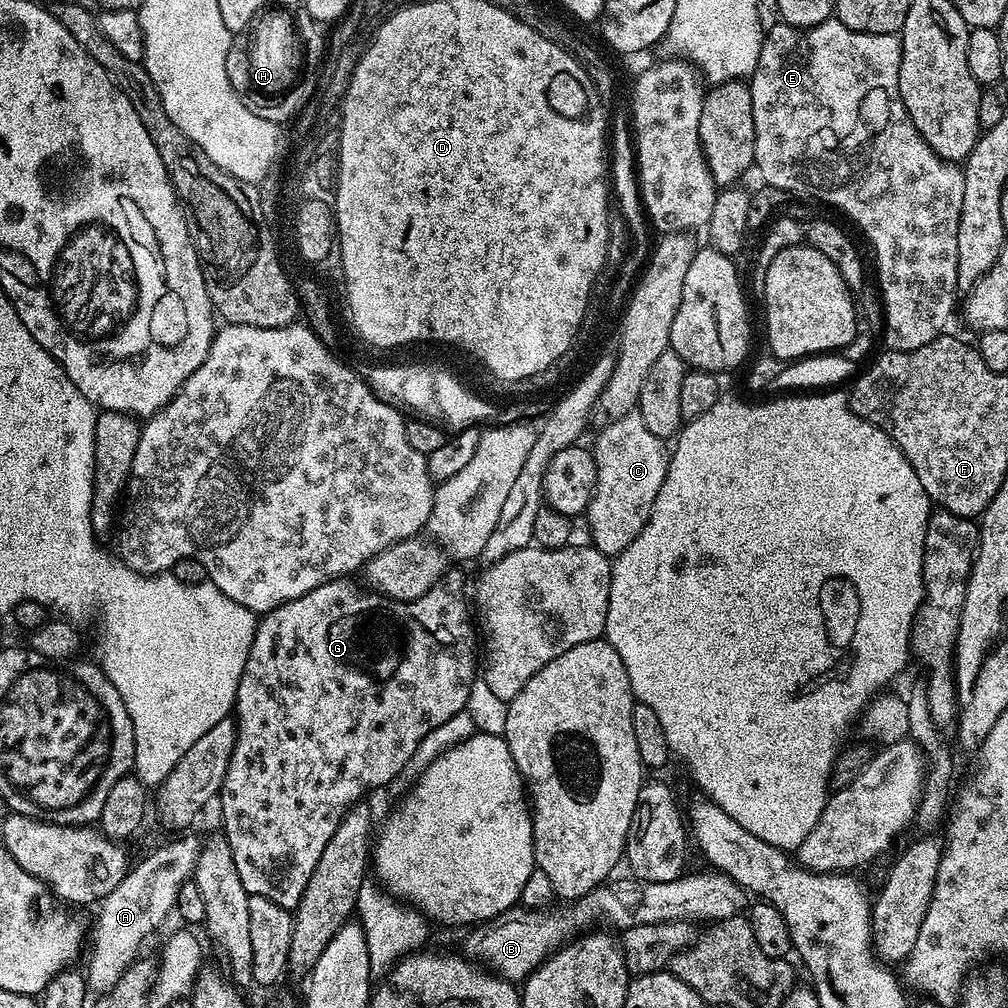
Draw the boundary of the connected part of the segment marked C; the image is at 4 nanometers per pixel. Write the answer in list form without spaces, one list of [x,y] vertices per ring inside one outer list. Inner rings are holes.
[[[638,414],[617,416],[600,432],[596,440],[594,455],[596,458],[596,489],[592,491],[592,501],[586,509],[588,528],[592,531],[591,547],[597,548],[609,558],[615,558],[630,542],[638,538],[638,534],[648,525],[654,502],[658,498],[658,490],[662,490],[662,482],[668,469],[669,449],[664,449],[665,441],[661,437],[650,434],[646,422]]]

